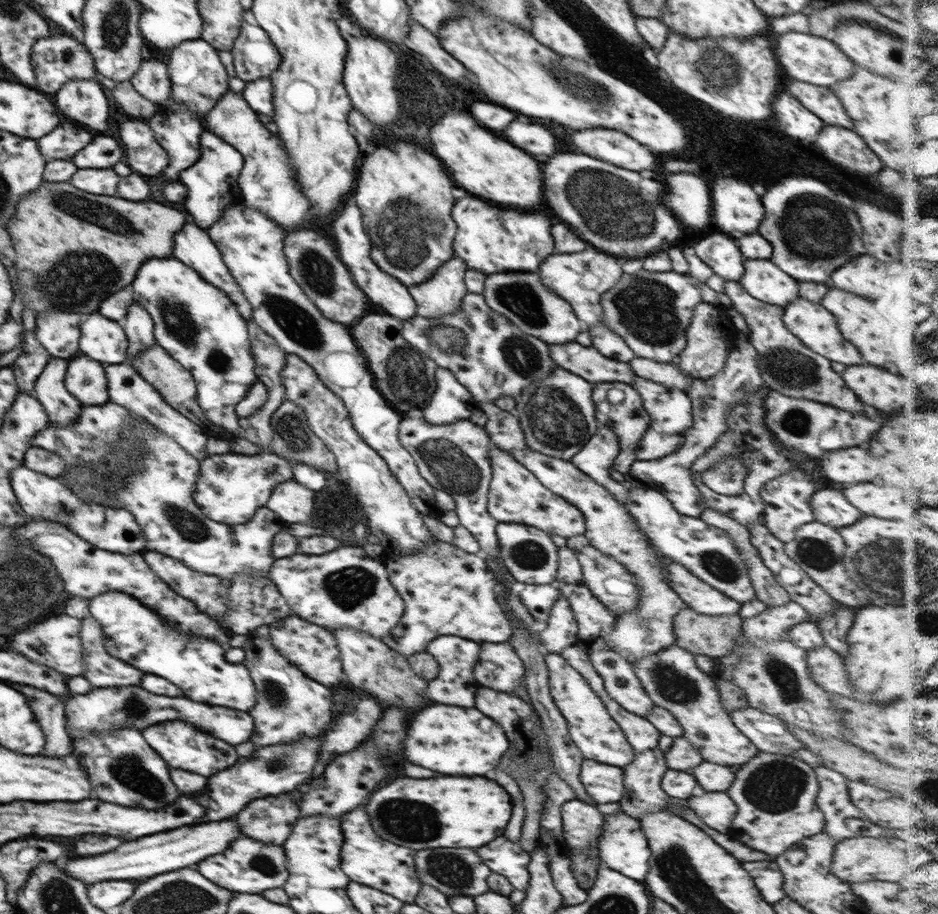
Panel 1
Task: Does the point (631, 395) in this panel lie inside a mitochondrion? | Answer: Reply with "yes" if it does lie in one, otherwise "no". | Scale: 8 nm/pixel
no

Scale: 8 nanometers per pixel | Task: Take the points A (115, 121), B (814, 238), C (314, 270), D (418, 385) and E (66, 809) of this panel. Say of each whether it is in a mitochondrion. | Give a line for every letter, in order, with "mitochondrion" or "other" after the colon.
A: other
B: mitochondrion
C: mitochondrion
D: mitochondrion
E: other

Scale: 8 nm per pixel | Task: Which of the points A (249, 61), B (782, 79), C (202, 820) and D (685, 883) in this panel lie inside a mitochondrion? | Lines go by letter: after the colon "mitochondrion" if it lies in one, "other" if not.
A: other
B: other
C: other
D: mitochondrion

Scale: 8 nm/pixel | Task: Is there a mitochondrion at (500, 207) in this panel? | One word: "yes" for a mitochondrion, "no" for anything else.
no

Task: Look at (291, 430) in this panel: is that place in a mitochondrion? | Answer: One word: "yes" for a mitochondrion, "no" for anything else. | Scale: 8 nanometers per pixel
yes

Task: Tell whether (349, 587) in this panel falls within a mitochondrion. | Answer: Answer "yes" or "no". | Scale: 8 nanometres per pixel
yes

